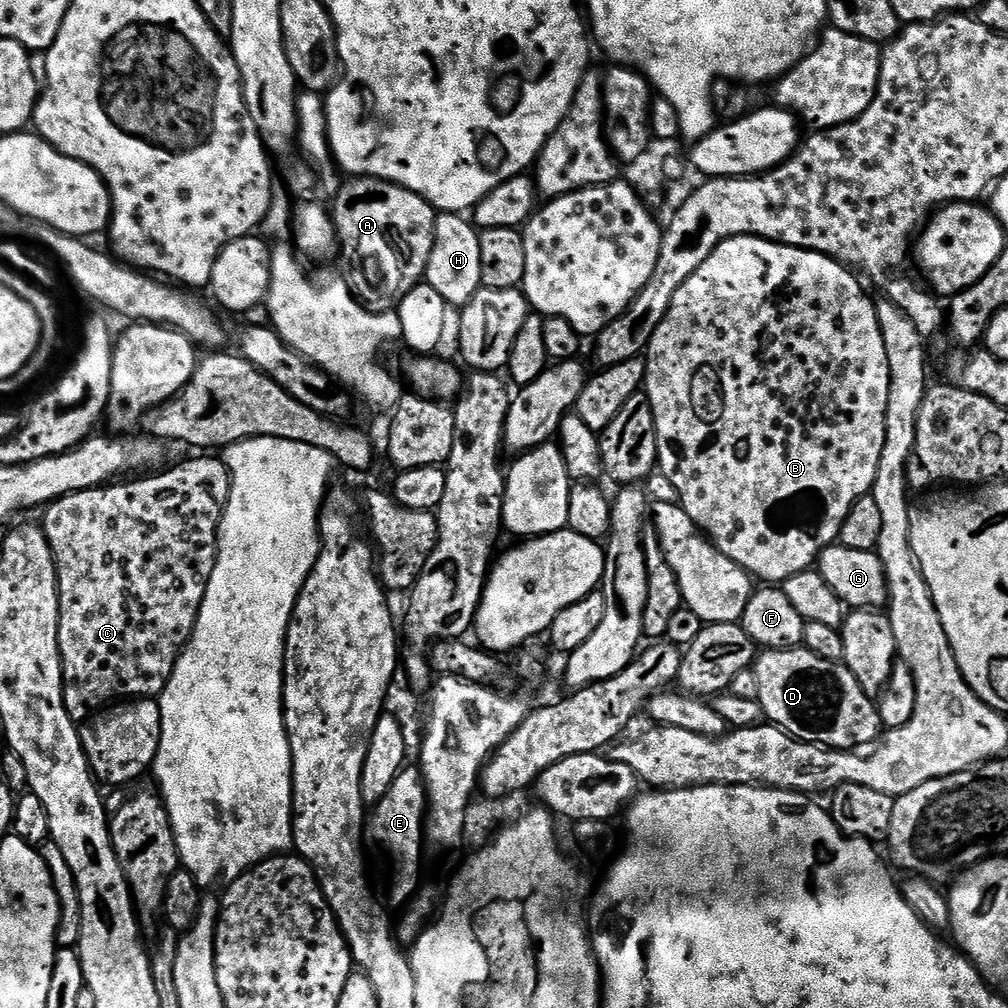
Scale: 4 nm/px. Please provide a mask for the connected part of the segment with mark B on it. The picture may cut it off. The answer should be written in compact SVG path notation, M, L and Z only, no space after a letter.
M735 236L718 245L714 254L710 254L710 258L706 258L706 262L702 262L702 266L698 266L698 270L694 270L694 274L690 274L690 278L686 278L682 286L678 286L674 294L674 302L670 302L670 310L666 310L666 318L662 318L662 326L654 330L654 338L650 338L648 343L643 391L654 410L654 426L658 438L659 475L662 474L668 479L669 486L676 491L675 499L684 507L686 514L690 514L690 518L700 528L700 531L716 545L716 549L726 554L726 558L742 566L748 571L749 576L760 582L783 582L789 580L794 574L809 571L819 561L820 553L839 541L842 522L846 520L846 514L850 514L850 506L858 502L858 498L871 493L874 478L878 474L878 458L882 458L882 446L886 446L886 402L890 402L890 362L886 362L886 342L882 342L882 330L873 297L868 297L864 293L863 286L851 275L855 276L840 261L831 260L830 257L823 256L821 252L811 252L789 244L775 244L774 241L765 240L762 236Z

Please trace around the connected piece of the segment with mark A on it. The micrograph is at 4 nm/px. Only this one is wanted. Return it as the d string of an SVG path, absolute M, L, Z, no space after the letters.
M357 176L345 179L345 181L345 184L340 188L340 193L336 196L336 205L331 205L330 211L336 222L336 235L339 247L342 249L342 256L344 252L344 260L348 263L346 279L352 289L352 294L357 300L363 302L370 312L391 312L399 309L402 298L406 298L406 294L410 294L410 290L414 290L425 279L430 262L430 250L434 250L434 226L438 215L437 209L418 194L414 194L397 184L392 184L388 180L379 180L373 176Z

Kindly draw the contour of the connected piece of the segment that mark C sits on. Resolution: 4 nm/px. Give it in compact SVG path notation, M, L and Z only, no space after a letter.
M207 455L197 456L200 456L197 460L176 464L161 476L148 476L145 480L134 481L133 484L112 482L107 486L87 488L81 492L72 492L69 496L61 496L59 500L53 500L47 505L48 513L45 514L44 520L42 519L42 527L56 563L56 581L60 587L58 642L60 658L64 662L64 701L66 710L74 721L87 720L97 709L109 702L120 702L125 698L159 697L174 670L177 658L188 645L204 601L206 586L210 582L210 574L216 565L216 532L220 528L220 514L228 502L232 485L232 476L225 468L223 459L207 460L204 457Z

